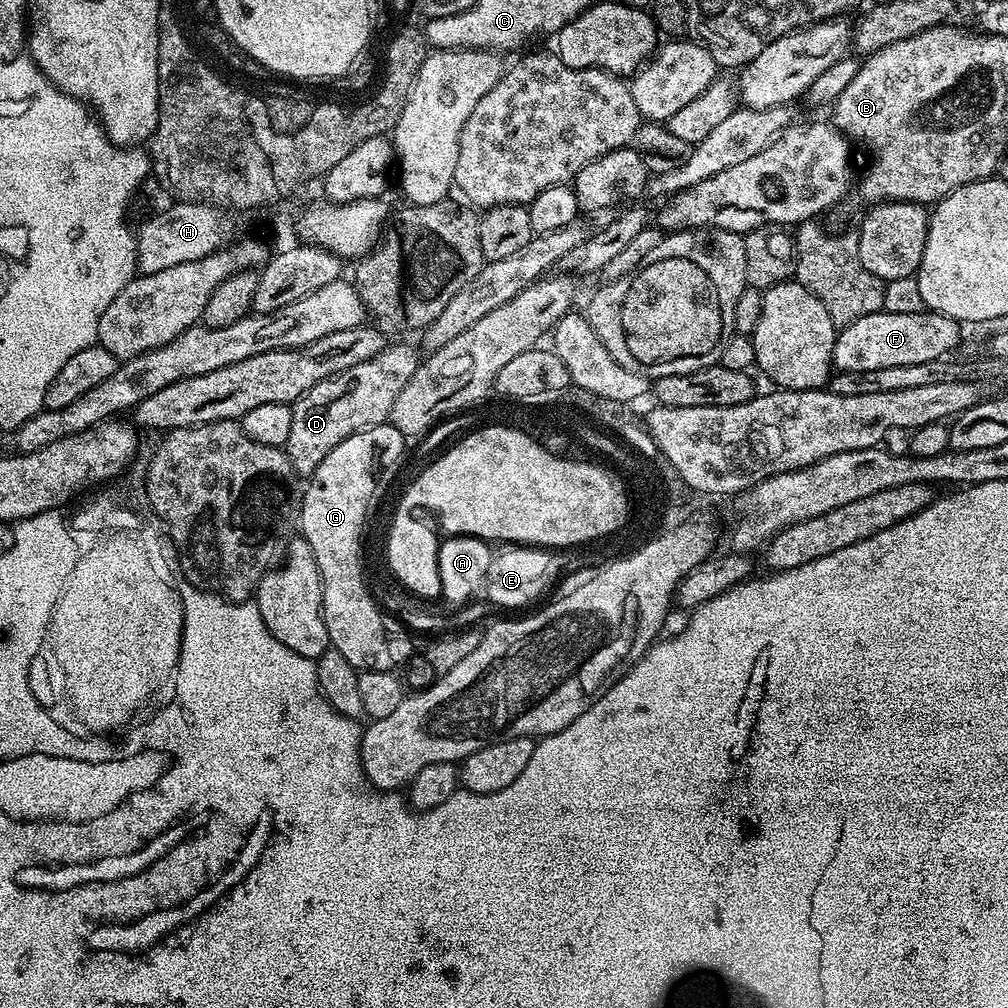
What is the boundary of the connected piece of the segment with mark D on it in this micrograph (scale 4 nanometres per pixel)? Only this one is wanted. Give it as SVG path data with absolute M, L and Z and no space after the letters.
M389 343L374 358L370 358L366 362L358 362L356 366L350 366L338 375L326 378L312 387L302 399L292 405L292 421L290 422L290 436L286 451L288 461L292 463L293 473L300 475L301 472L301 477L304 478L311 476L312 471L322 462L322 458L326 458L326 454L330 454L330 450L334 450L334 446L338 446L338 442L350 438L356 432L385 423L394 406L394 398L398 398L402 386L406 386L406 382L410 382L410 378L421 363L422 356L419 356L410 345Z

